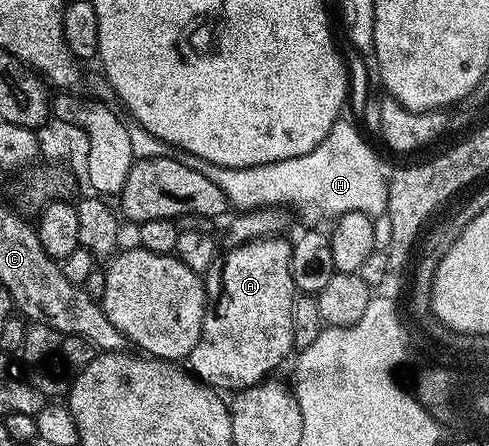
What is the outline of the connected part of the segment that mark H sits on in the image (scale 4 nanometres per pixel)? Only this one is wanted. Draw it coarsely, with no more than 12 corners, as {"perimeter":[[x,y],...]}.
{"perimeter":[[337,119],[310,153],[223,167],[174,157],[241,212],[364,213],[377,148]]}

